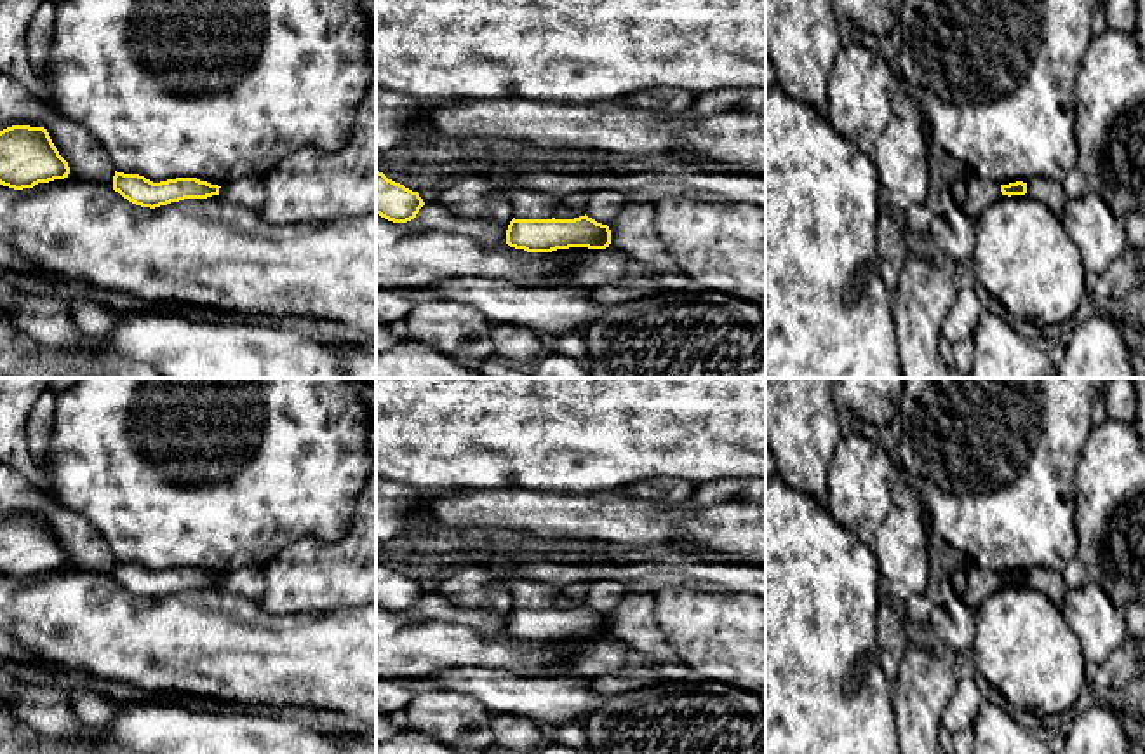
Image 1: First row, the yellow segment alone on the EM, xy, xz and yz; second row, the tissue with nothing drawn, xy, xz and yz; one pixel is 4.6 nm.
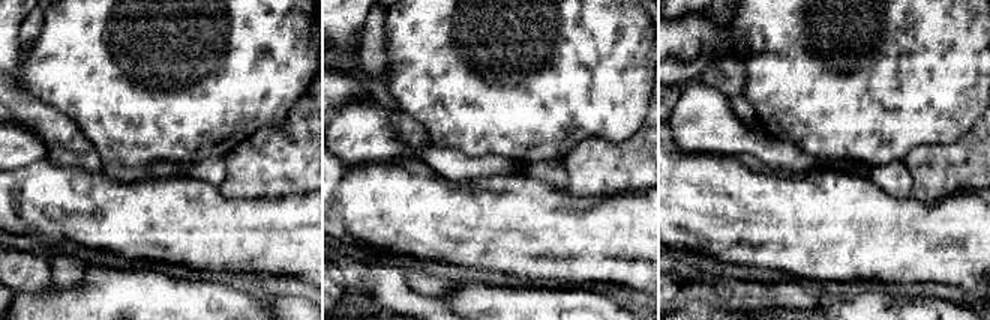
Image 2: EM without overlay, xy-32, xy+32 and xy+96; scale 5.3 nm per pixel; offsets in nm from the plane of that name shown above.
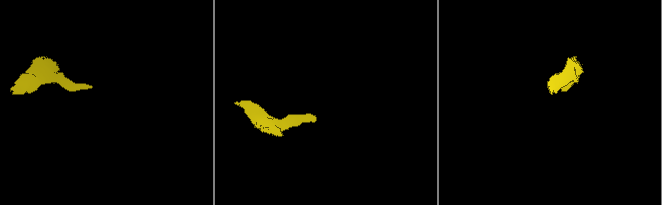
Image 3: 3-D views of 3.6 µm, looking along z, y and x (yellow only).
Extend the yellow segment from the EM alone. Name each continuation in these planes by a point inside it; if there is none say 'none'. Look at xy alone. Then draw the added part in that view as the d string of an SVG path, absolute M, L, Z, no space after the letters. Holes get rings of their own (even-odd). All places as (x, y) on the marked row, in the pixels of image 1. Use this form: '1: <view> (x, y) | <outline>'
none

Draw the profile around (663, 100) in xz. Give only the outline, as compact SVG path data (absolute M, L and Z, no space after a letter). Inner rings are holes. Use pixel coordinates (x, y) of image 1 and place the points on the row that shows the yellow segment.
M651 87L626 94L618 99L619 104L630 108L642 108L658 113L686 113L694 103L696 94L680 87Z

